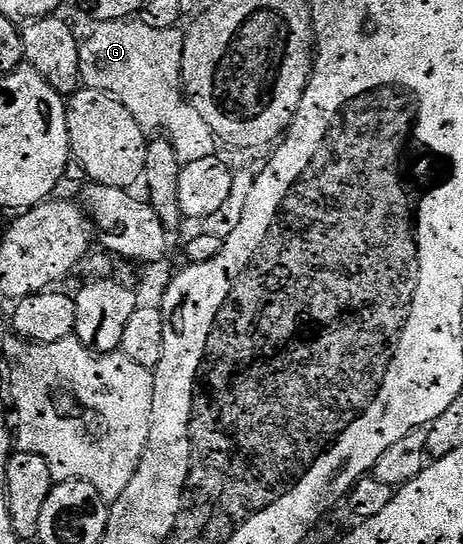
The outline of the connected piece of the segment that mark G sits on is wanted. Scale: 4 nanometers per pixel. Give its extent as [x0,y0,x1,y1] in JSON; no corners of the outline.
[79,18,216,164]

